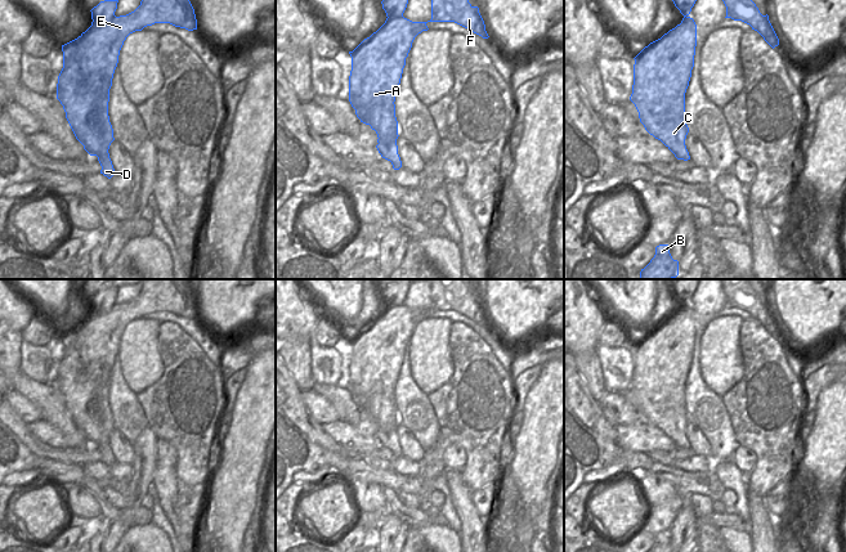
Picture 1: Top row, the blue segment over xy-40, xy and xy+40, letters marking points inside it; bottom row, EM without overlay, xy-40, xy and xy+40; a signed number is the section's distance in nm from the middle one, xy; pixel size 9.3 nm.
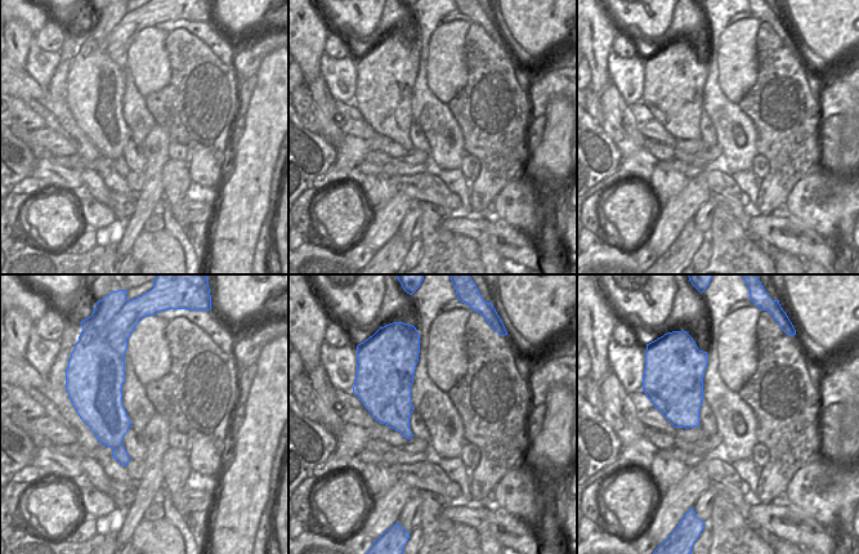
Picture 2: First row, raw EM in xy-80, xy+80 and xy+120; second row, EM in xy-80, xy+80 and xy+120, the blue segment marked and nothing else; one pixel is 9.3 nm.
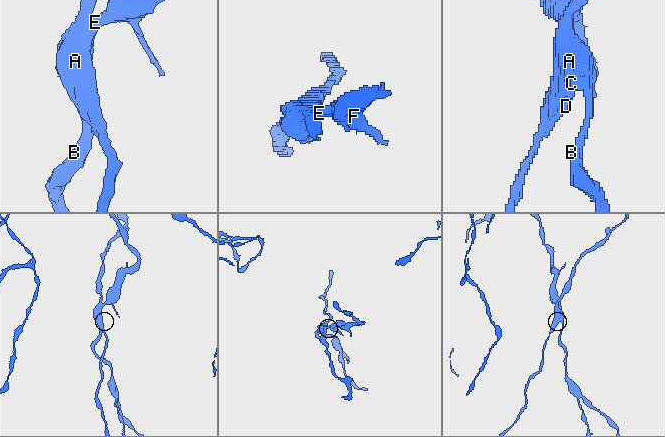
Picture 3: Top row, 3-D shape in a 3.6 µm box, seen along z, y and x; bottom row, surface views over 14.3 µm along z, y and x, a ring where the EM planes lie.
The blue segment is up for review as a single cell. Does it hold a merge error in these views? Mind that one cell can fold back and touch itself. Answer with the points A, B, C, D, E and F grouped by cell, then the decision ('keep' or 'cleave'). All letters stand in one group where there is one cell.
A B C E F / D; cleave

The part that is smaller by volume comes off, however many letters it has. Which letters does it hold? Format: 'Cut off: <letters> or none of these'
Cut off: D

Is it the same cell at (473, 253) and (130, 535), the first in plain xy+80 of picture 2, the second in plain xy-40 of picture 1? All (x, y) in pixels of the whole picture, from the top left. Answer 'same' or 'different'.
same

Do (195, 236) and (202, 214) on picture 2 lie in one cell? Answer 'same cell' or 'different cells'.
different cells

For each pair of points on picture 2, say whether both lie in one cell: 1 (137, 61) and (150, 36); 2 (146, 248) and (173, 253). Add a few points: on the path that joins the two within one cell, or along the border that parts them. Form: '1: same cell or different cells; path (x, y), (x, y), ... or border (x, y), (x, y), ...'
1: same cell; path (143, 54), (150, 48), (150, 43)
2: same cell; path (152, 251), (166, 253)

